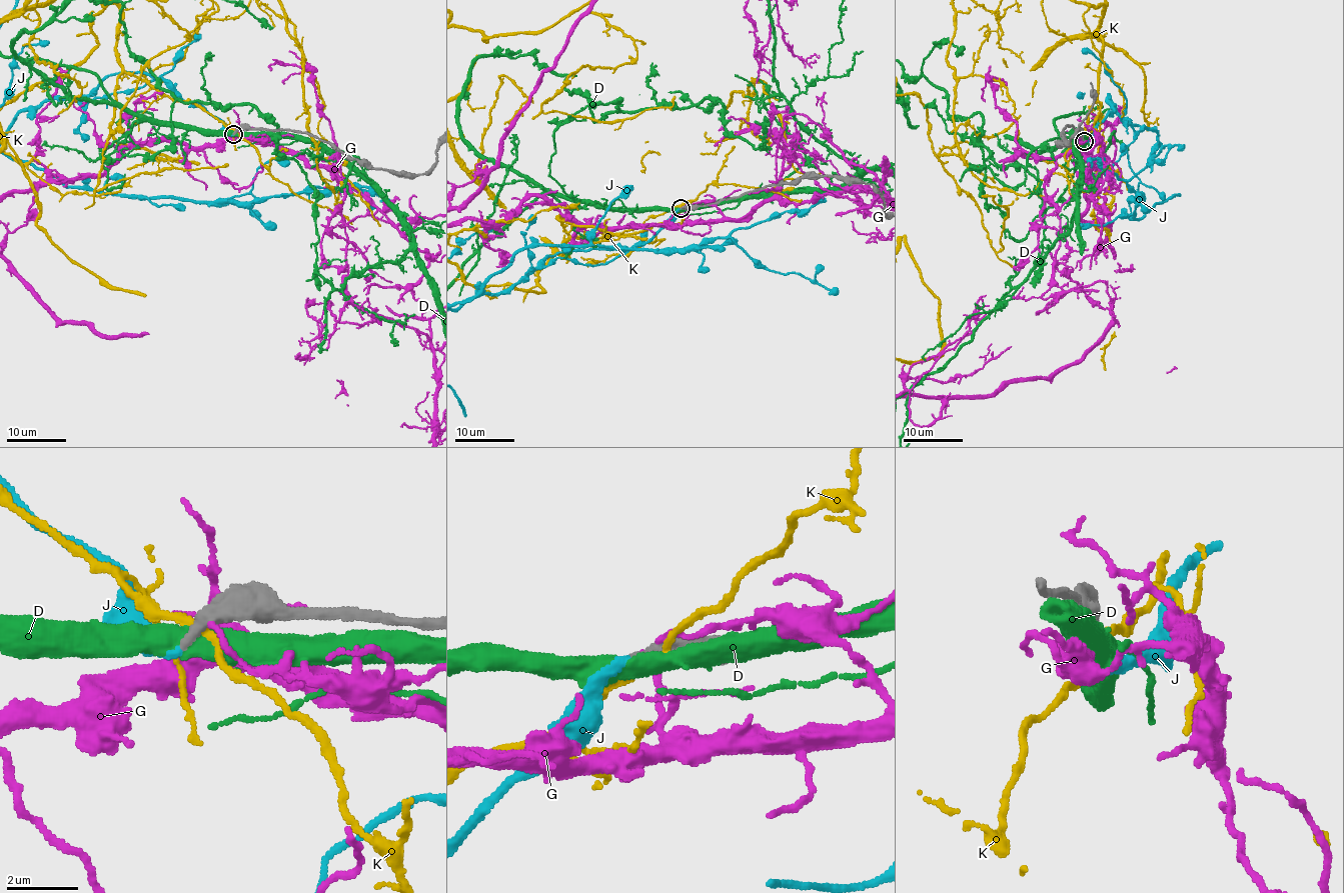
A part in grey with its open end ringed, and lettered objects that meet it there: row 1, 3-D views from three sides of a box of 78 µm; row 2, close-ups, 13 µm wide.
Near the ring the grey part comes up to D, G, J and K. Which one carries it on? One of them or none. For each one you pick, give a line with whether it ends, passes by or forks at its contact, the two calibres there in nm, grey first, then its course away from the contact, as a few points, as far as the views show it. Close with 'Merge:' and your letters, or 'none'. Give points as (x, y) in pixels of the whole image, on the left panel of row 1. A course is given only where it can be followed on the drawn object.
J: it ends | 240/200 nm
Merge: J

